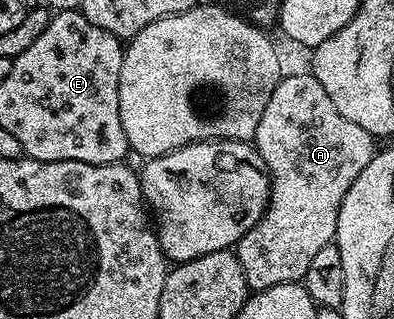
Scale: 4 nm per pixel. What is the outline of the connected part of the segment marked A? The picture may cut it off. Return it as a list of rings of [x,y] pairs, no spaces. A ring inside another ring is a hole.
[[[286,73],[276,85],[276,89],[272,89],[268,105],[264,105],[264,117],[260,117],[260,125],[252,143],[258,156],[266,162],[266,170],[271,178],[270,200],[265,213],[236,244],[236,254],[244,269],[246,284],[251,292],[255,292],[268,289],[272,285],[305,280],[308,265],[314,255],[319,249],[324,249],[324,245],[335,242],[340,205],[356,177],[360,177],[360,173],[364,173],[364,169],[374,159],[376,139],[368,133],[368,129],[360,129],[360,125],[348,121],[348,117],[343,117],[337,111],[336,105],[332,105],[332,97],[324,93],[324,85],[316,81],[313,73]]]

